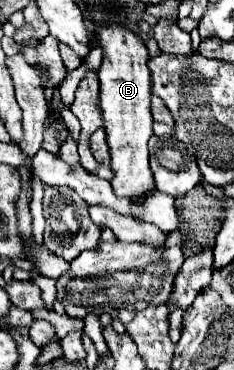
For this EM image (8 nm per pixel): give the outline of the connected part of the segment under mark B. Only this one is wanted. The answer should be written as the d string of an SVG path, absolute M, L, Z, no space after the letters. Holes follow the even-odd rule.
M113 22L107 26L97 26L99 48L103 48L103 64L99 68L99 106L105 120L105 134L111 154L111 168L115 176L111 178L111 186L119 198L129 198L137 202L145 198L155 188L155 180L149 168L147 140L153 136L151 130L151 72L147 68L147 48L139 34L123 28ZM113 158L129 158L129 160L113 160ZM117 164L127 164L123 174L117 174Z

